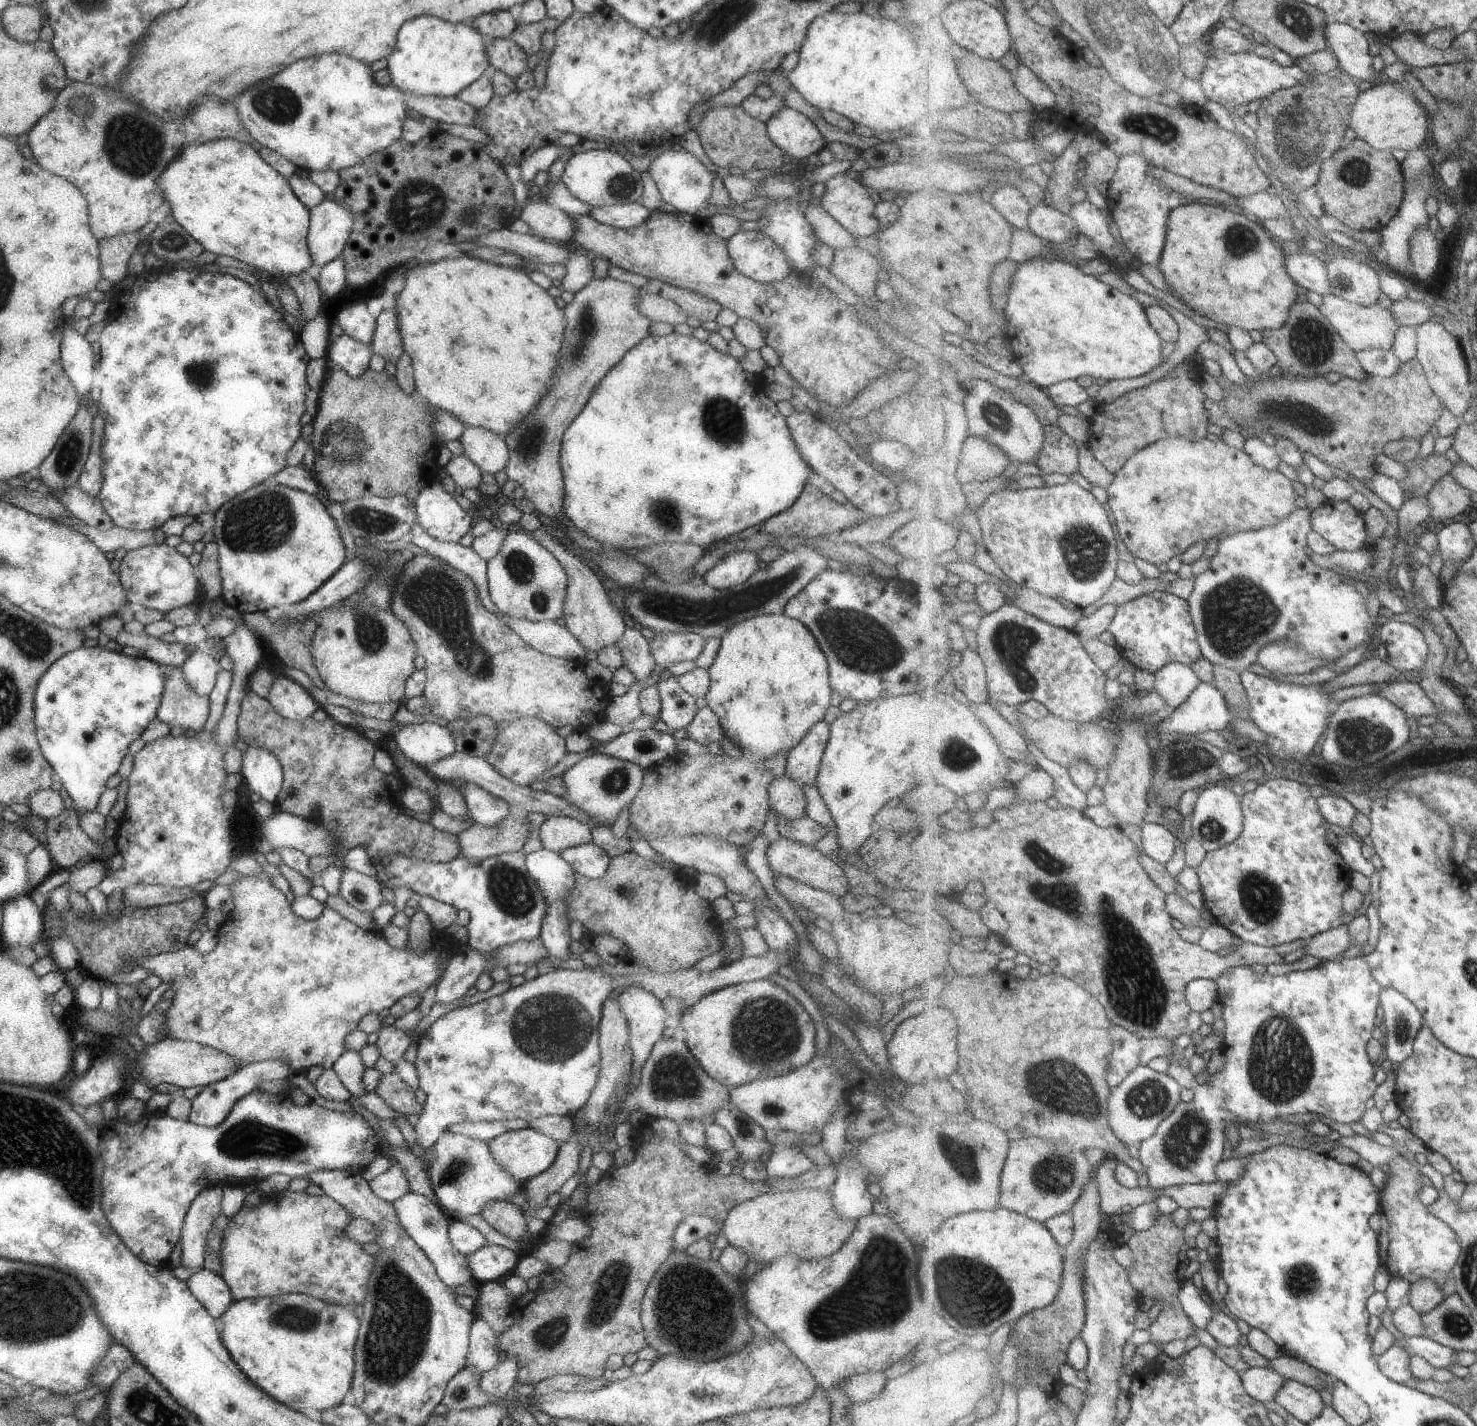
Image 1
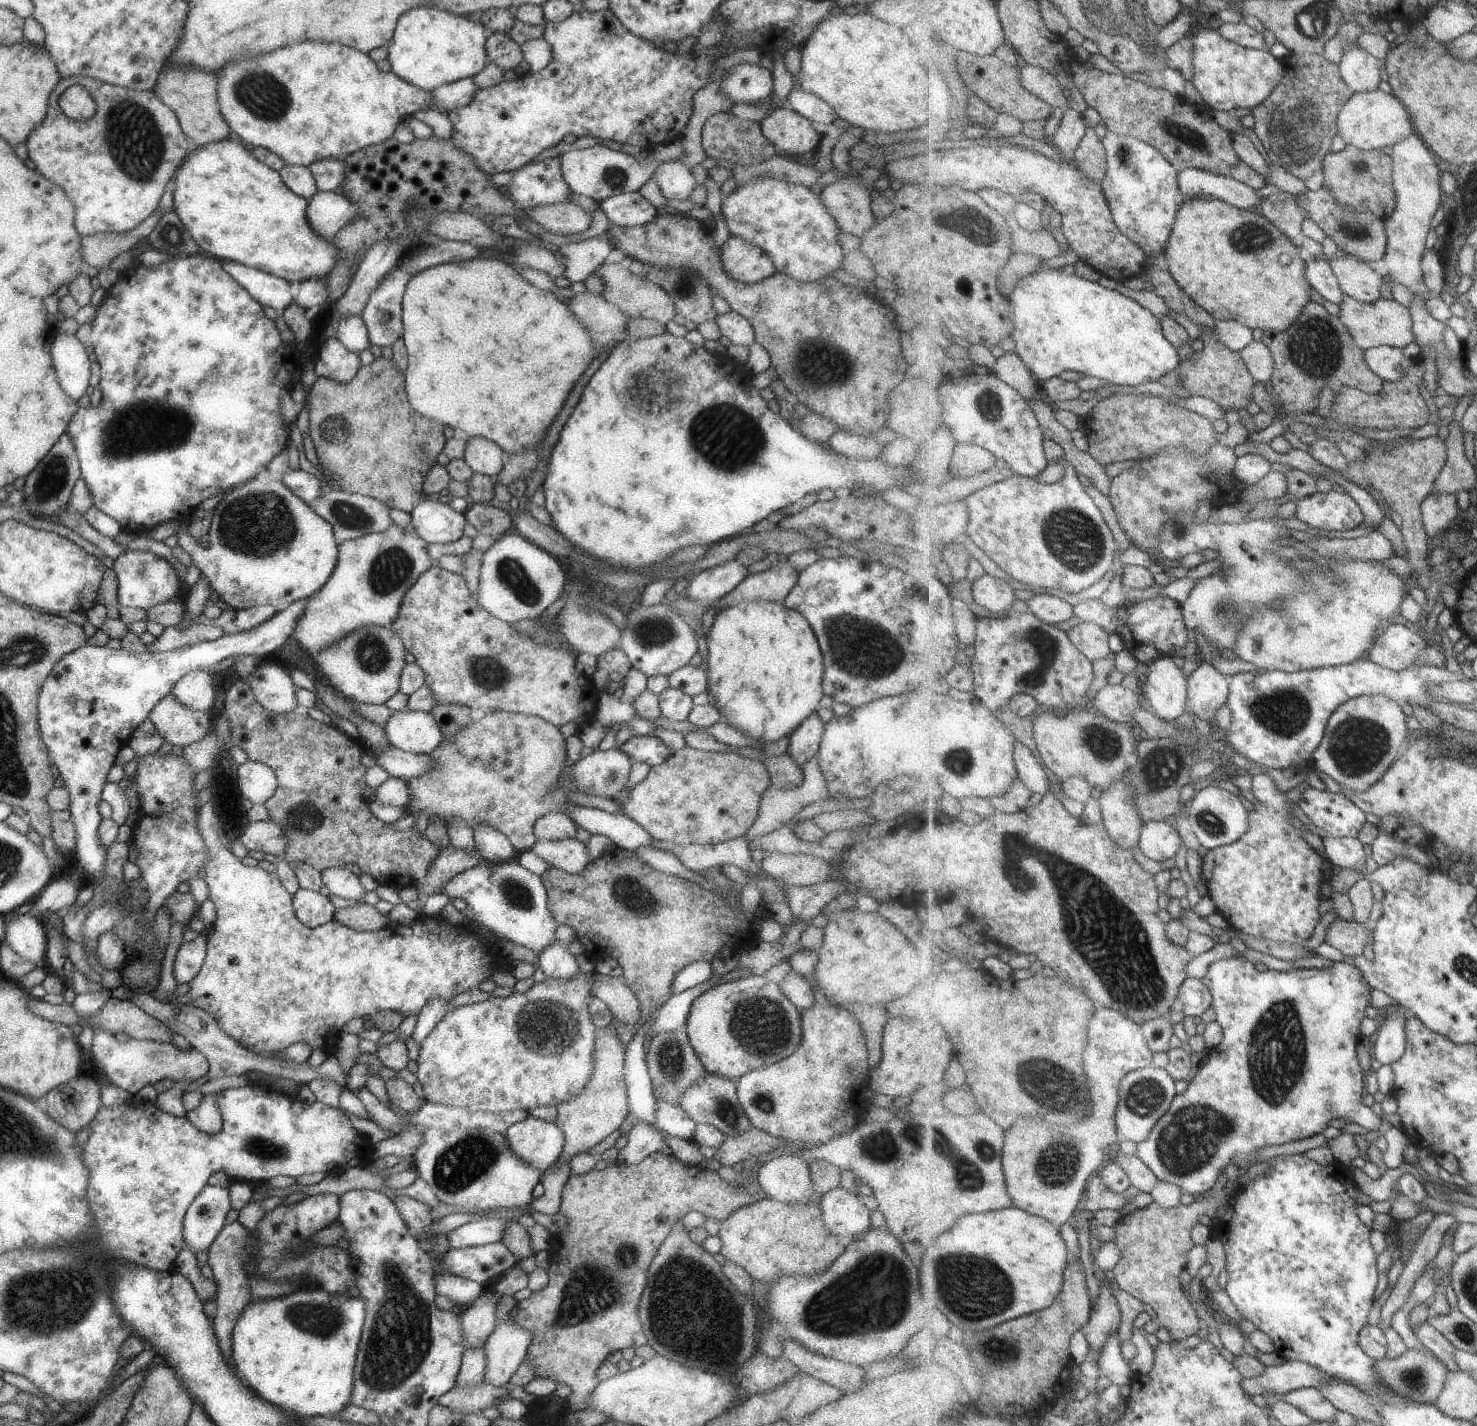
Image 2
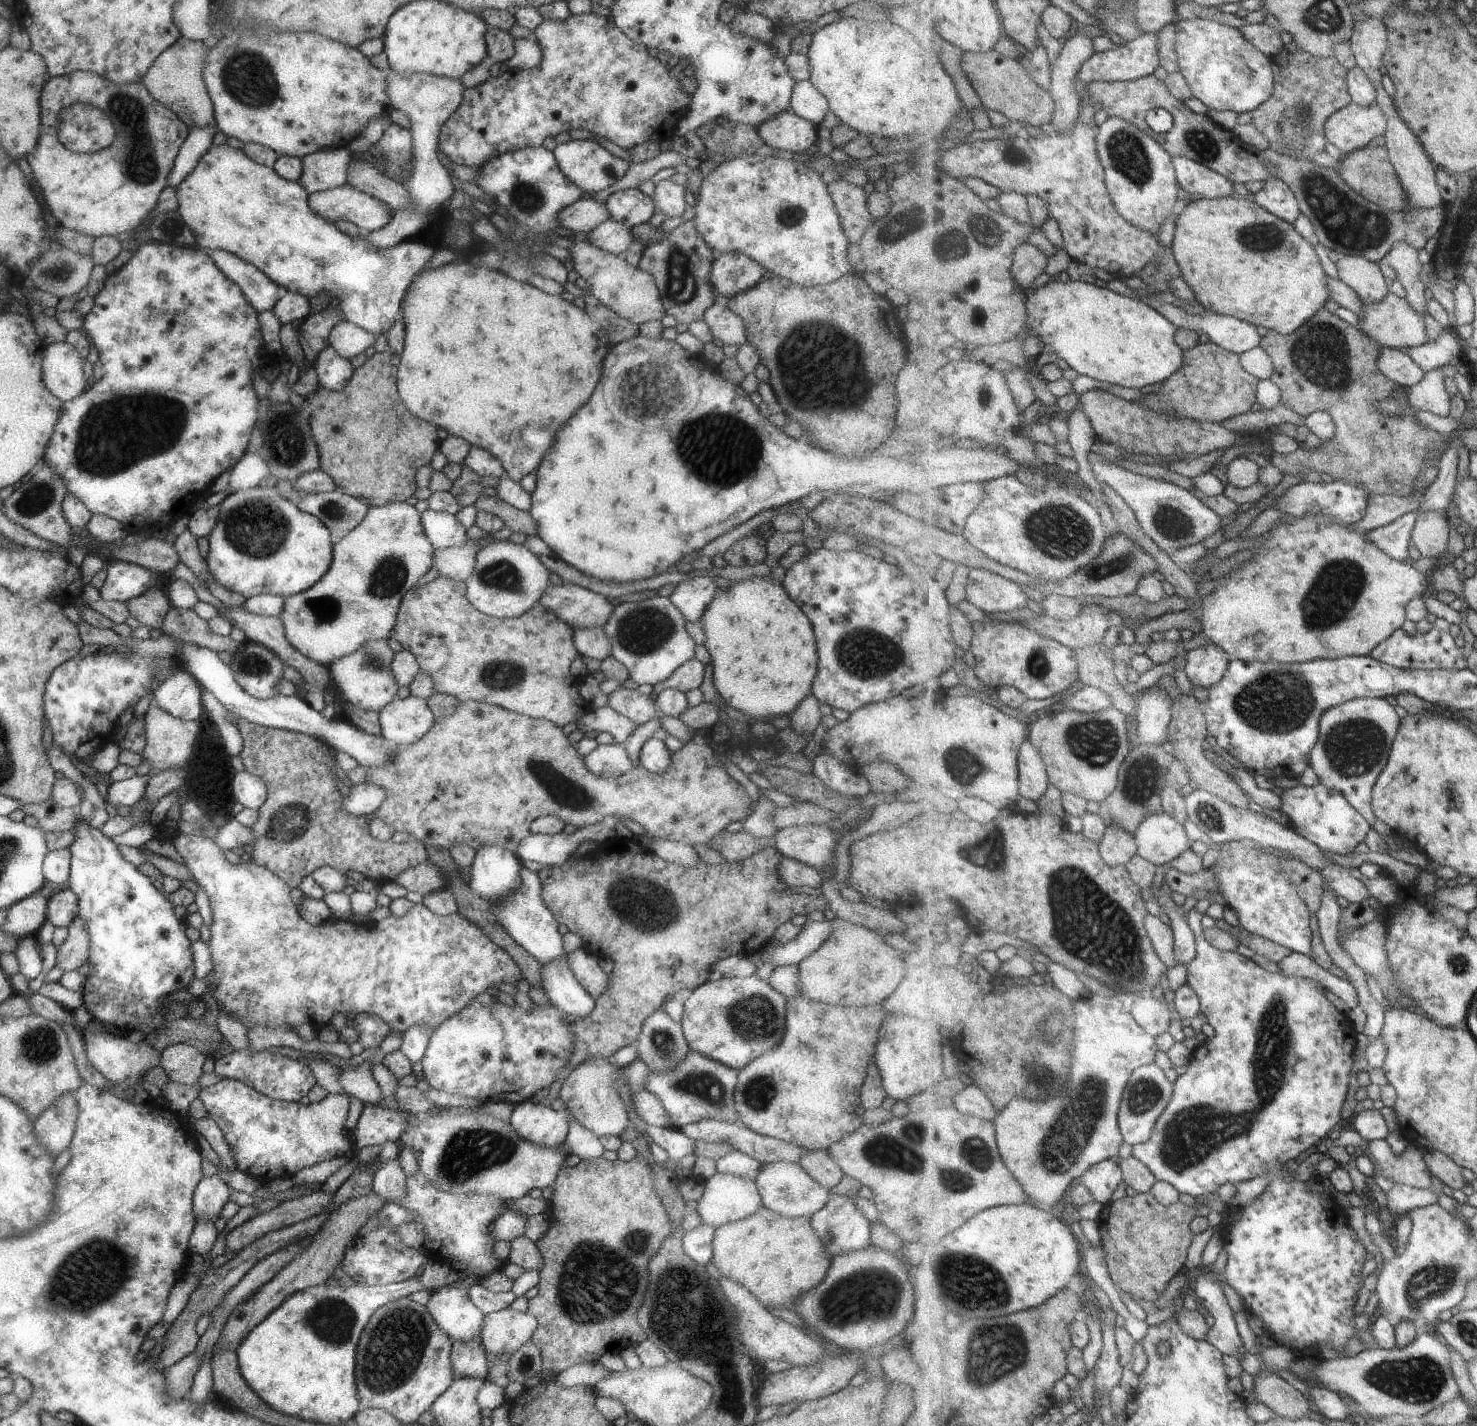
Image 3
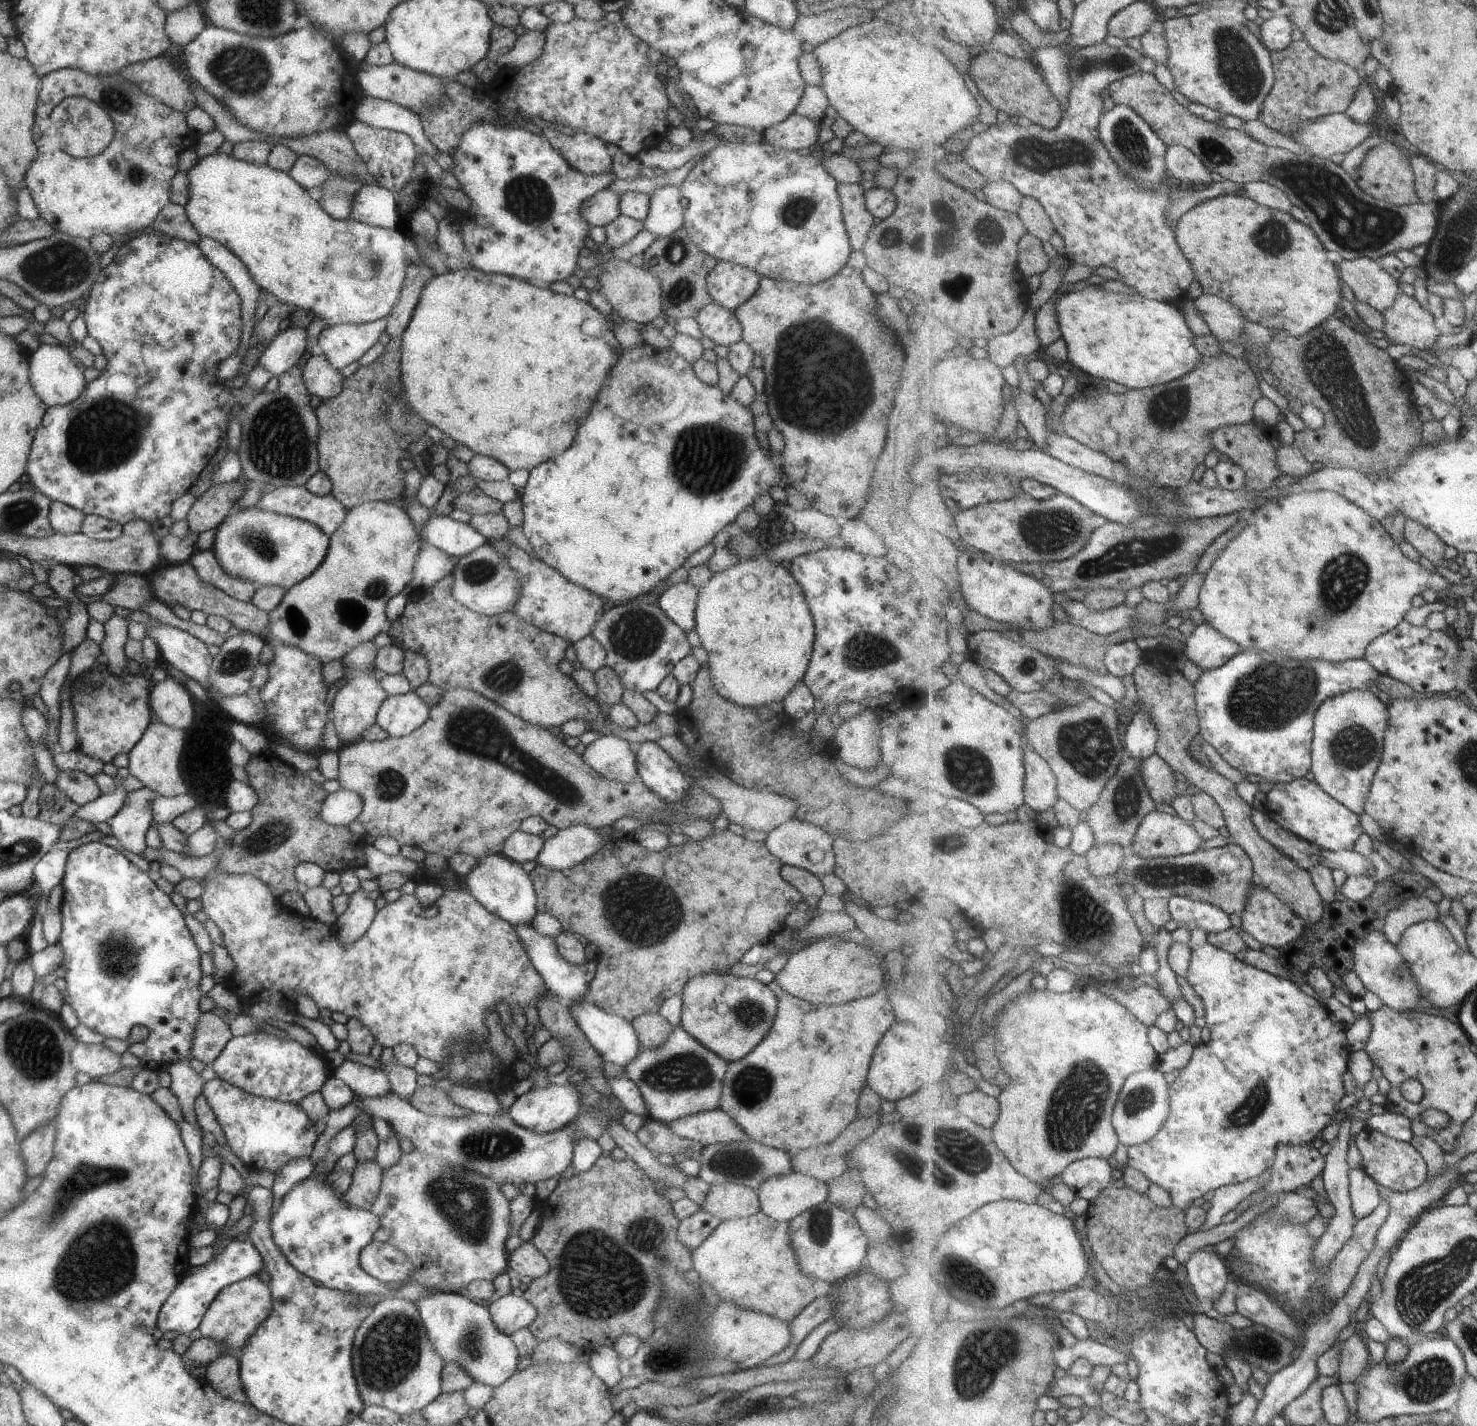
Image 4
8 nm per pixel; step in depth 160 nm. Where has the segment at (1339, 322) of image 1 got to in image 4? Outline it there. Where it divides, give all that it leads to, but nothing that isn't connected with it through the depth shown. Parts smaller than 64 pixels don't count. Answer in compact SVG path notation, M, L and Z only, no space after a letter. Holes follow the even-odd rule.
M1401 292L1396 303L1383 314L1386 320L1383 333L1389 338L1391 344L1407 344L1416 349L1427 351L1438 343L1441 332L1435 326L1435 317L1429 312L1428 308L1425 309L1421 306L1414 297Z

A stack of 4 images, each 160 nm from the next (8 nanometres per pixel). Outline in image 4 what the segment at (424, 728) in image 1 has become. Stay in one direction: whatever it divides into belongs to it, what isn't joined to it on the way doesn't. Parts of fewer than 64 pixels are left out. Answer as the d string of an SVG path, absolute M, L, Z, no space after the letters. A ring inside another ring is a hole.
M413 690L402 695L387 695L379 705L374 722L387 731L389 737L402 737L427 720L429 709Z

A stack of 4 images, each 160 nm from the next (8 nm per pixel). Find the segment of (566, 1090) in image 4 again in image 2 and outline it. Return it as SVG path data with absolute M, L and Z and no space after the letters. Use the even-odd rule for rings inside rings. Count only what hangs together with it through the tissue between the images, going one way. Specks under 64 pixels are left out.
M527 1115L505 1130L508 1149L525 1164L541 1173L558 1159L563 1148L562 1130L553 1122Z

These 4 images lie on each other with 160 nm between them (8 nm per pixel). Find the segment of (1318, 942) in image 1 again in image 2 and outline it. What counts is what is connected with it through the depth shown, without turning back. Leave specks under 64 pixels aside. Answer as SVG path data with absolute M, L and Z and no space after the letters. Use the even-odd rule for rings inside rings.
M1336 918L1328 927L1325 942L1339 950L1343 955L1361 956L1367 944L1375 939L1375 925L1355 920Z

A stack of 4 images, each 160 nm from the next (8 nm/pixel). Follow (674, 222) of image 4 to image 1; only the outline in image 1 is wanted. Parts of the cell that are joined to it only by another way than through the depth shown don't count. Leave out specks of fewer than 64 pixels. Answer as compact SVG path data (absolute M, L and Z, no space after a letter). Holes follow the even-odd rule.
M668 149L661 152L650 161L647 171L655 183L661 200L673 206L675 211L693 215L698 208L708 205L707 198L711 194L711 180L715 174L705 169L705 166L685 149Z

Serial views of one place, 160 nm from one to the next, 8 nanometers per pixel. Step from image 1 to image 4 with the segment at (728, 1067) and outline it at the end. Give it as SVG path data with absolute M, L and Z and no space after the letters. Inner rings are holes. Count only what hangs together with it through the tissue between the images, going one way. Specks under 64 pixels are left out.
M728 973L692 976L683 986L679 1026L714 1055L731 1062L743 1058L771 1028L777 1006L771 985Z

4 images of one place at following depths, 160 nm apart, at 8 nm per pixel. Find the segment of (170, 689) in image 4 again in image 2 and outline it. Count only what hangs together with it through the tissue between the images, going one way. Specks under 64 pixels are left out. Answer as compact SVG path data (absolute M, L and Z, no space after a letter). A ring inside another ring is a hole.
M198 668L181 676L171 687L170 693L181 704L198 711L209 711L215 702L218 680L212 669Z

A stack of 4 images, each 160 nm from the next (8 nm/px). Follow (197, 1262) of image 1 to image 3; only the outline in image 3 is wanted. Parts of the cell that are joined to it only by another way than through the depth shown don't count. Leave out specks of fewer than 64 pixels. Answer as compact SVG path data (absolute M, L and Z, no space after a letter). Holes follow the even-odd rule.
M203 1175L193 1189L192 1213L195 1219L213 1221L228 1201L229 1187L217 1175Z

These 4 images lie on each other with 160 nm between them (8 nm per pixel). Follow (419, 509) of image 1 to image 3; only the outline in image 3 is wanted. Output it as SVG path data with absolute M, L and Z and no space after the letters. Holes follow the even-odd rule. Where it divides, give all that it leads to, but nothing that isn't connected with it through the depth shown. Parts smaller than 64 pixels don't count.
M425 509L420 513L422 532L434 549L444 549L463 544L467 539L466 529L455 519L455 515Z

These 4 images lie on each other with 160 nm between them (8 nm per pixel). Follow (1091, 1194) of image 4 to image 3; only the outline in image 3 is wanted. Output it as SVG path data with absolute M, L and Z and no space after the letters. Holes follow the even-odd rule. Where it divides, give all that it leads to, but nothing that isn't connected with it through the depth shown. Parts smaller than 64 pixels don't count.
M1111 1159L1091 1167L1081 1178L1081 1182L1091 1190L1095 1200L1103 1205L1111 1201L1123 1180L1122 1168Z

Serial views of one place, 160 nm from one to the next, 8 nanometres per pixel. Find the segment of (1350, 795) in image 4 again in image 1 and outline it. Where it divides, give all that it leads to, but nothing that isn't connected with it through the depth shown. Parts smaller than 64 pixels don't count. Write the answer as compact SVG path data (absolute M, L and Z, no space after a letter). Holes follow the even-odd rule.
M1377 694L1347 699L1330 716L1325 739L1321 745L1323 758L1347 768L1359 768L1383 760L1385 756L1403 749L1409 742L1409 722L1406 712L1390 700Z

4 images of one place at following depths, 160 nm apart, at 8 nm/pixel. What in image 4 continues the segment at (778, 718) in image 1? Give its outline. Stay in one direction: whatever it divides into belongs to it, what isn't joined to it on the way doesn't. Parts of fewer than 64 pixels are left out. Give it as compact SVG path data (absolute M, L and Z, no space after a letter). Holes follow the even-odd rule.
M764 554L754 559L738 560L723 571L712 573L707 584L704 584L697 593L693 629L700 640L701 648L708 655L707 663L712 684L715 684L715 692L721 698L731 700L739 706L767 704L787 696L805 674L815 638L814 622L805 604L801 587L788 570L772 563ZM751 670L753 672L759 670L763 676L767 676L765 700L757 698L757 692L755 700L751 698L751 692L747 696L747 688L751 690L751 676L749 676Z

